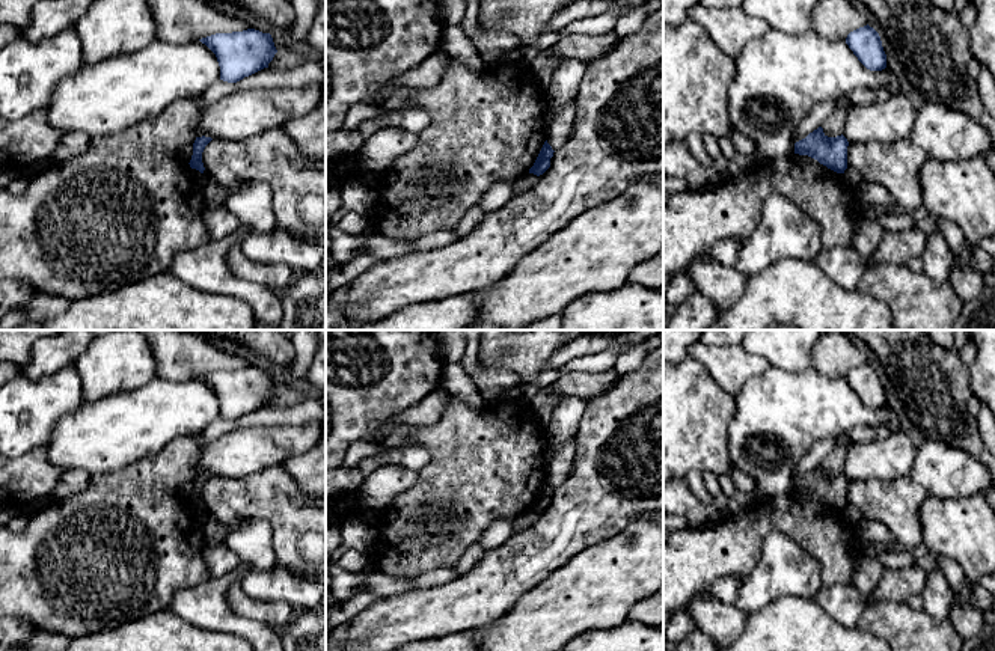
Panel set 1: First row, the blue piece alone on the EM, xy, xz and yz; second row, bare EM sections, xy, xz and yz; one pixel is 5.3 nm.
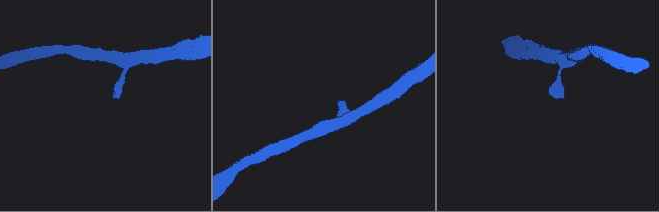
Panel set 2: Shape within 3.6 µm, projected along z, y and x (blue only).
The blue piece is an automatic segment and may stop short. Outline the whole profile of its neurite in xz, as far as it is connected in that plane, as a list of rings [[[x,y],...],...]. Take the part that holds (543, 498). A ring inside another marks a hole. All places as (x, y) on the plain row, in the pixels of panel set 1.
[[[546,478],[534,503],[529,506],[529,511],[534,511],[537,514],[543,512],[550,505],[550,496],[553,494],[553,490],[555,488]]]

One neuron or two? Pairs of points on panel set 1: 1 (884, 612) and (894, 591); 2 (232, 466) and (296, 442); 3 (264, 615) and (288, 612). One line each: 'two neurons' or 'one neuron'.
1: two neurons
2: one neuron
3: one neuron

